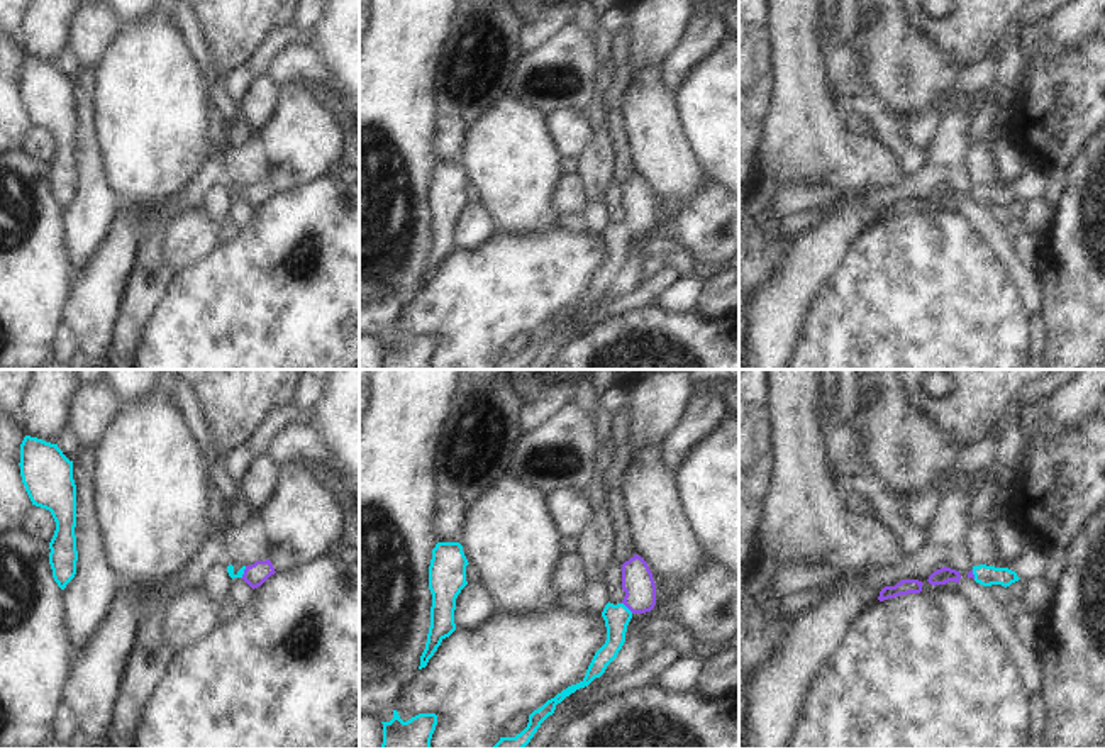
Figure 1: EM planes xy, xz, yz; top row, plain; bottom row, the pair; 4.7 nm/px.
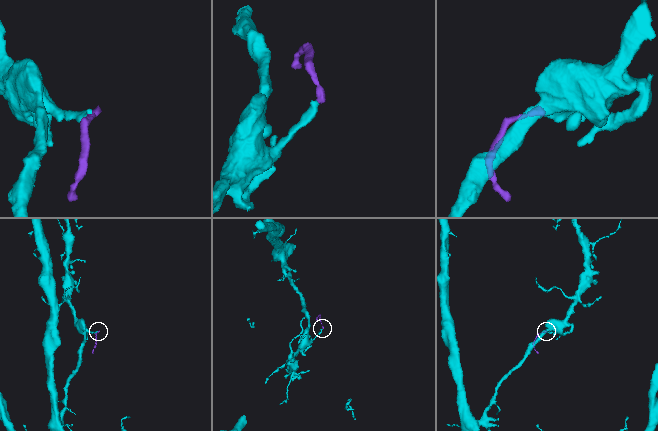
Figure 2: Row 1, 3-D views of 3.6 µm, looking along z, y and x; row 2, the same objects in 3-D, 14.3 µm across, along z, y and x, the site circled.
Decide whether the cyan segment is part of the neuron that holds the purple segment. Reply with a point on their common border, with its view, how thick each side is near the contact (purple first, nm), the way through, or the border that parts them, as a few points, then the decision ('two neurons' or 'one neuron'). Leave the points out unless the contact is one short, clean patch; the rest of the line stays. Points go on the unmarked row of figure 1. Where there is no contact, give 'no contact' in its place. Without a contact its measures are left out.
xz (627, 227) | 150/120 nm | across xz (638, 204), (638, 217), (627, 227), (617, 238) | one neuron

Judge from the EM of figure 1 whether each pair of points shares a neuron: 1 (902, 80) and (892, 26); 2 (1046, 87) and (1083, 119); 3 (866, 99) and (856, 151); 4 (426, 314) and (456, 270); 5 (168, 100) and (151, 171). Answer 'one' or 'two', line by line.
1: one
2: one
3: two
4: one
5: one

